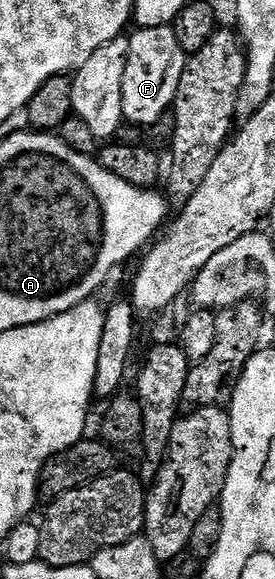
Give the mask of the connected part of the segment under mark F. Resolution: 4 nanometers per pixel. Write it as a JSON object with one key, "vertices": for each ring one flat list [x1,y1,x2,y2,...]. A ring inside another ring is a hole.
{"vertices":[[171,25,149,27,148,29,136,28,135,34,130,34,131,51,130,63,125,67,123,76,123,120,135,125,155,125,163,116,168,116,169,110,174,106,179,96,179,84,187,70,189,55,181,47,178,32]]}

